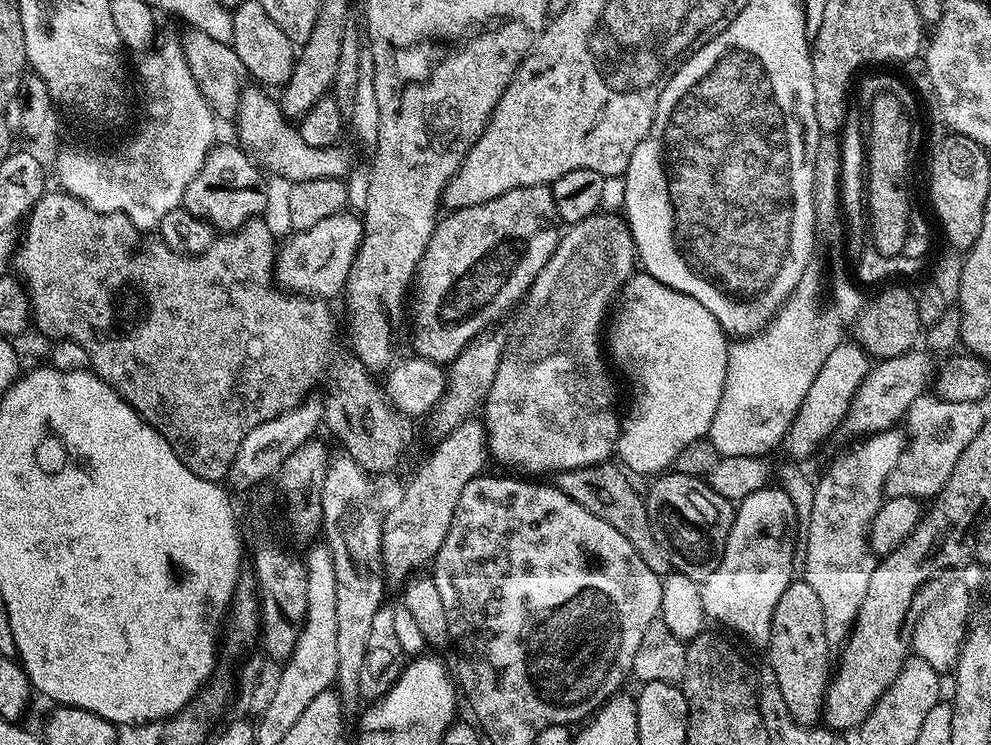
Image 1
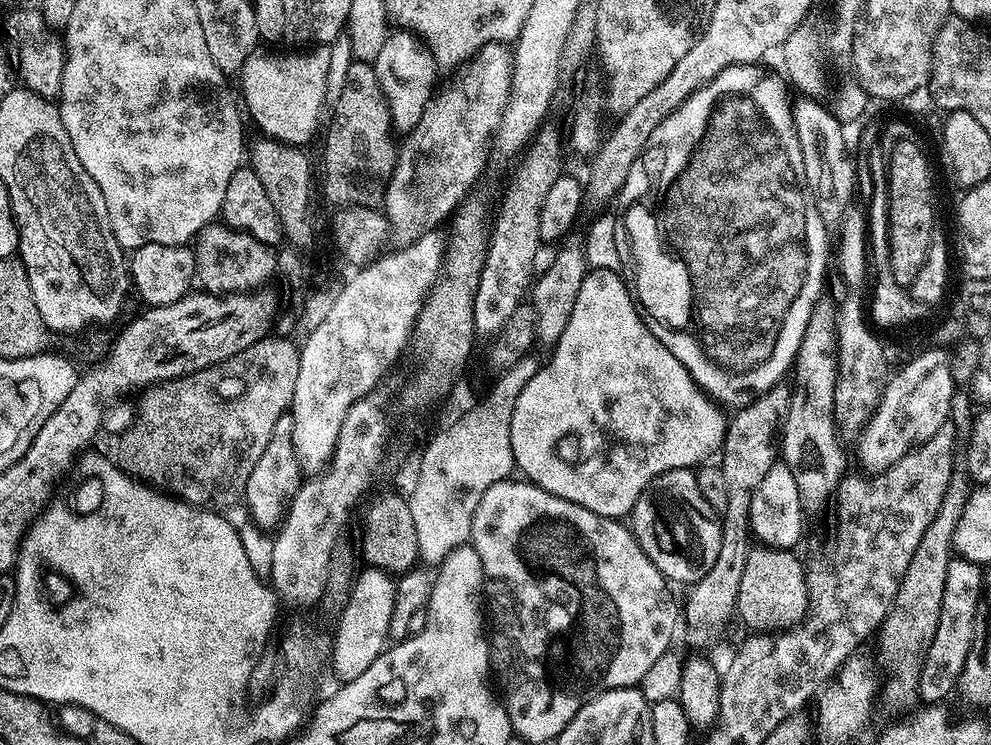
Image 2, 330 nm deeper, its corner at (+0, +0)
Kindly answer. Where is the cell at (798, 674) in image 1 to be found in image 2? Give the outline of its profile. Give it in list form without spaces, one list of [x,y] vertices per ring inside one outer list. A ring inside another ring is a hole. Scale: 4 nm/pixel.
[[[752,546],[746,554],[735,615],[741,616],[752,630],[766,630],[769,629],[766,628],[768,626],[776,628],[774,630],[784,630],[795,625],[807,613],[808,587],[804,578],[806,568],[802,560],[792,553],[795,551],[775,546],[761,547]]]

